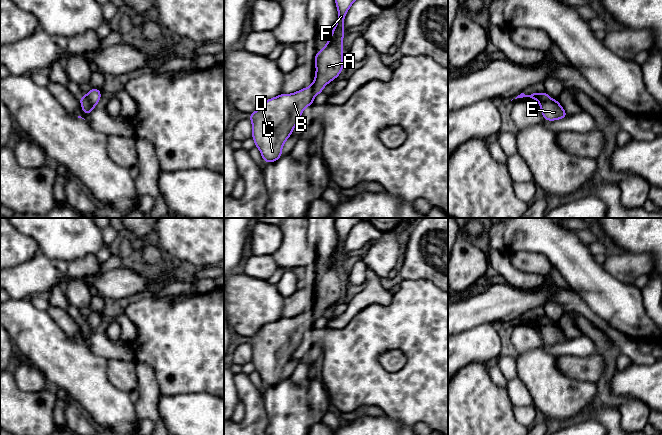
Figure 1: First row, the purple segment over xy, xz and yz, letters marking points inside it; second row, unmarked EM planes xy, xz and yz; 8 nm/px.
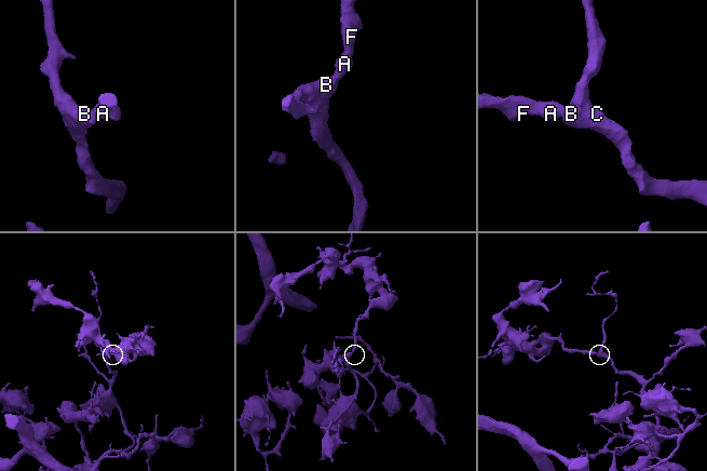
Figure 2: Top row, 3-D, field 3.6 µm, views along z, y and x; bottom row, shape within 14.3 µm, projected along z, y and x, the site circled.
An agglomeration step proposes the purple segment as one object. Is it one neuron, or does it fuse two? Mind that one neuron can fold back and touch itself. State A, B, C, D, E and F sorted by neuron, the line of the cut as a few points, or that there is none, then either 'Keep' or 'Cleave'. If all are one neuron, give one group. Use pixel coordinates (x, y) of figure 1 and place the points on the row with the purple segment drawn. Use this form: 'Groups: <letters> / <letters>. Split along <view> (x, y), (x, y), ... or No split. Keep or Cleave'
Groups: A B C D E F. No split. Keep

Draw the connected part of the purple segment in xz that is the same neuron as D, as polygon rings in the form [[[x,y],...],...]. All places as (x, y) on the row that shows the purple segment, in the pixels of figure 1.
[[[335,0],[338,20],[335,23],[329,41],[315,54],[316,73],[311,86],[291,94],[279,94],[270,98],[253,113],[249,114],[252,122],[252,139],[261,152],[261,158],[268,164],[282,157],[282,148],[298,124],[303,110],[313,105],[316,95],[336,79],[342,72],[344,19],[356,0]]]

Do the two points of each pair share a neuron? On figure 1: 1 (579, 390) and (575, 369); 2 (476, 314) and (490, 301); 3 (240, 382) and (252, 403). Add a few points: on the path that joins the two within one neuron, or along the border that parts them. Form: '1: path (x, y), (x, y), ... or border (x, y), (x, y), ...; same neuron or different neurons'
1: border (557, 367), (563, 374), (569, 377), (595, 383); different neurons
2: path (479, 311), (487, 304); same neuron
3: path (245, 387), (252, 398); same neuron

